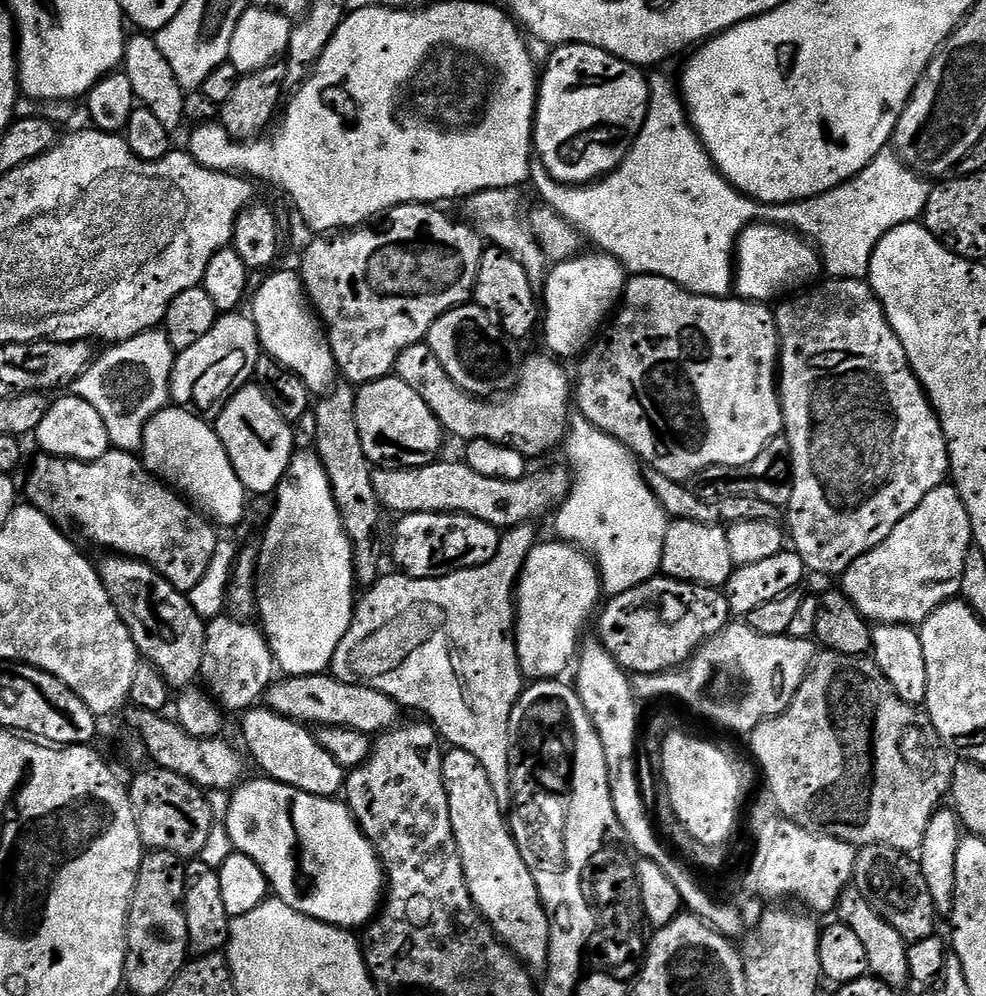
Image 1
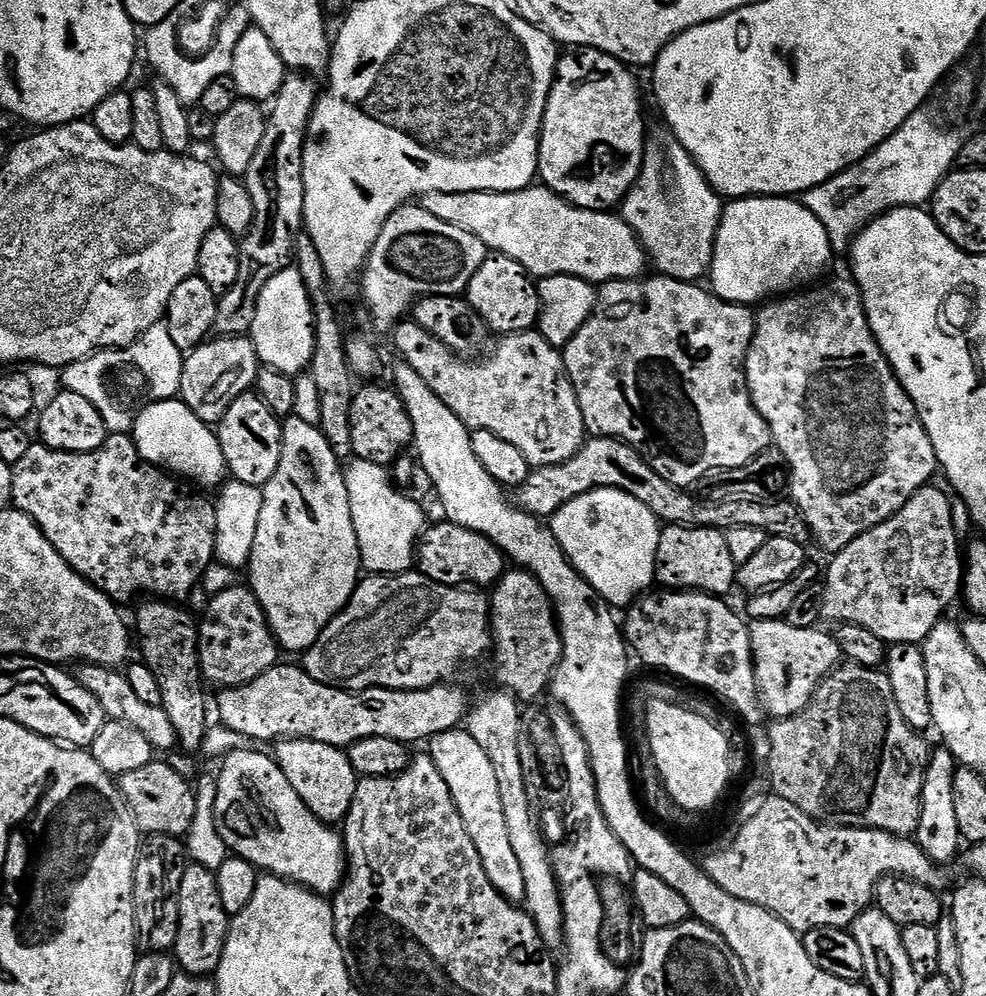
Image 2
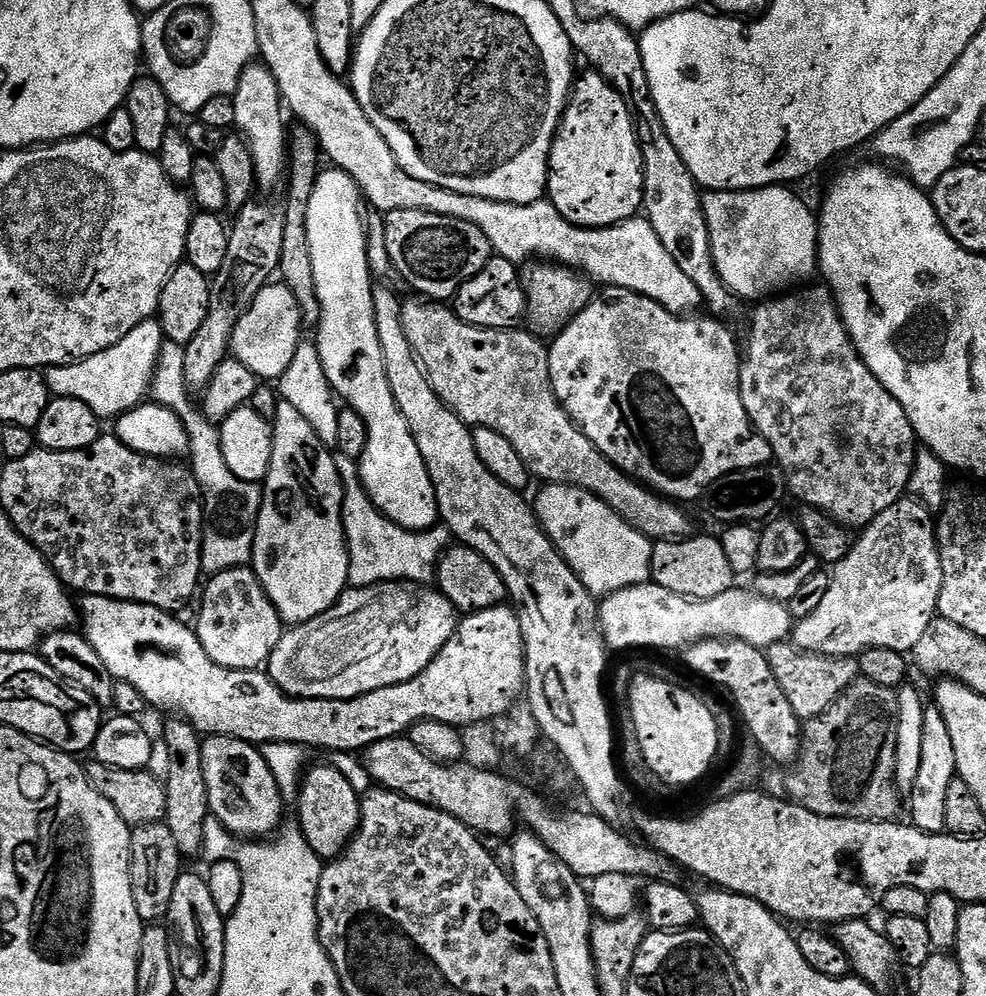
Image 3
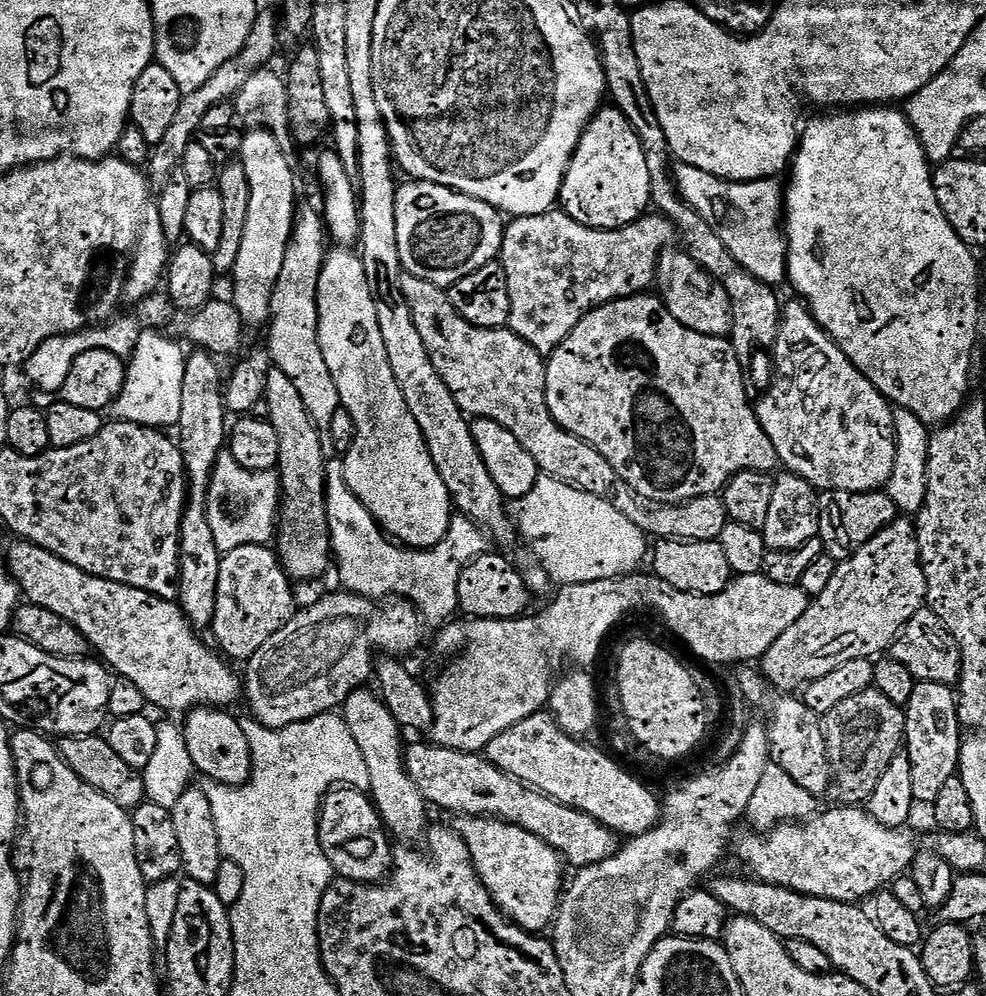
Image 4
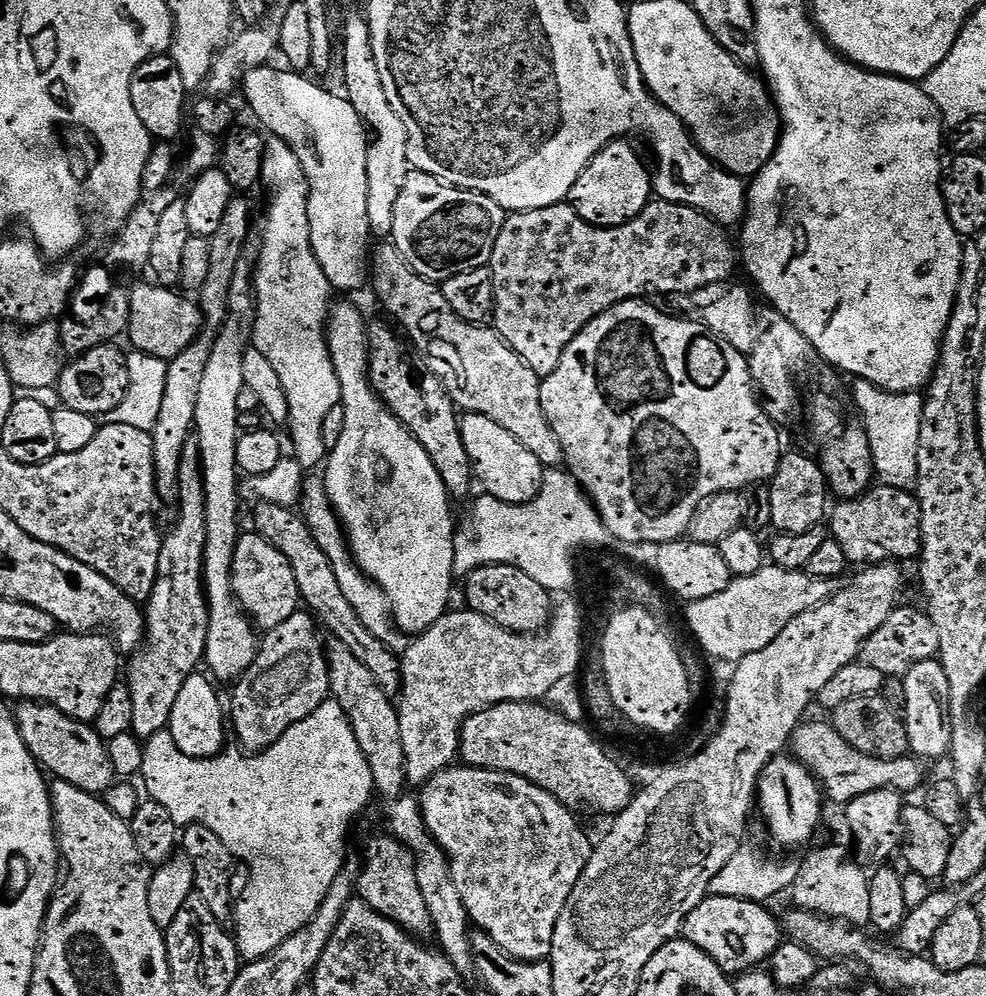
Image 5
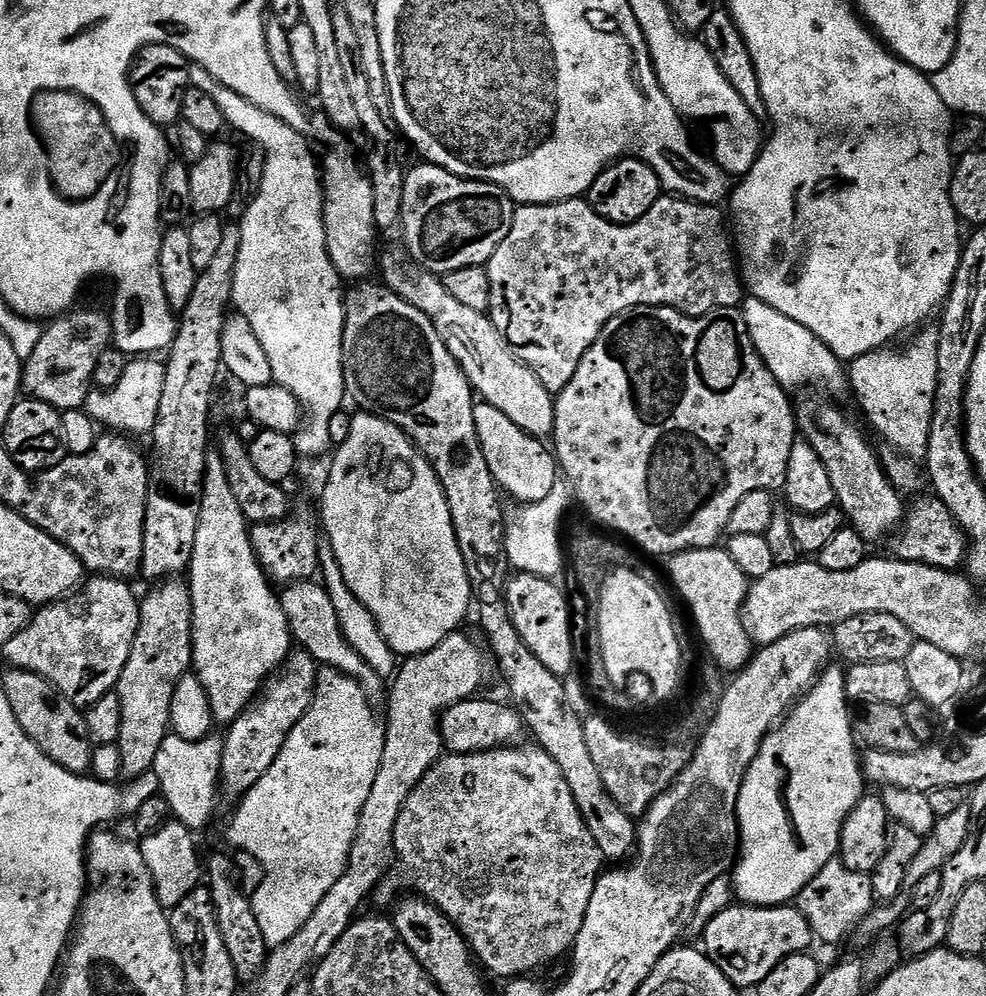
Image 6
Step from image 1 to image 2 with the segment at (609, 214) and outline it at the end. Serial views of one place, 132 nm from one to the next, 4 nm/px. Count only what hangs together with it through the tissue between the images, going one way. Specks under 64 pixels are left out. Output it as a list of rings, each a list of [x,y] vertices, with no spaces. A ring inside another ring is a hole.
[[[928,110],[915,112],[890,138],[883,140],[866,158],[851,164],[834,178],[803,193],[802,202],[826,226],[833,253],[847,253],[856,233],[889,208],[927,205],[945,176],[953,171],[960,155],[961,137],[943,132]],[[663,134],[657,140],[649,139],[647,141],[644,150],[644,165],[640,171],[640,176],[634,182],[634,186],[628,191],[628,197],[624,199],[622,205],[622,218],[632,229],[636,232],[636,237],[640,240],[640,245],[645,250],[645,253],[656,263],[655,271],[665,276],[672,276],[676,280],[687,280],[689,282],[699,281],[699,276],[707,277],[709,275],[712,266],[712,255],[714,254],[714,246],[716,245],[716,231],[720,225],[720,214],[722,211],[722,197],[720,193],[715,192],[711,184],[708,183],[708,179],[702,174],[702,170],[694,162],[694,158],[690,155],[687,150],[678,143],[676,137],[671,134]]]

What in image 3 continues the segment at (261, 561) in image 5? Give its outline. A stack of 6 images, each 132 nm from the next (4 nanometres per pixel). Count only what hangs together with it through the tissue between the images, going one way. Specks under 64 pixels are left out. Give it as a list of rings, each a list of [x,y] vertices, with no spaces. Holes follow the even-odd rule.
[[[251,567],[228,568],[213,575],[203,585],[199,604],[200,613],[194,621],[196,637],[202,642],[202,650],[206,650],[206,654],[210,654],[210,658],[214,658],[218,666],[226,666],[230,670],[260,670],[267,665],[270,654],[274,654],[274,646],[278,646],[278,642],[284,637],[286,625]]]

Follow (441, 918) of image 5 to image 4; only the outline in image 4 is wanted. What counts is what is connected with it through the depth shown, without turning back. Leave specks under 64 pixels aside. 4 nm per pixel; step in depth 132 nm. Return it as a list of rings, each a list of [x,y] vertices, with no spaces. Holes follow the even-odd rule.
[[[363,687],[352,692],[342,706],[342,715],[348,723],[350,734],[354,734],[354,742],[358,742],[358,750],[362,750],[362,758],[370,774],[367,791],[371,795],[373,806],[378,810],[380,821],[397,841],[400,839],[404,840],[400,842],[416,842],[412,840],[419,836],[421,839],[429,827],[430,808],[418,786],[414,786],[404,765],[406,740],[400,737],[402,729],[399,722],[390,714],[383,699],[375,691],[368,691],[367,687]]]

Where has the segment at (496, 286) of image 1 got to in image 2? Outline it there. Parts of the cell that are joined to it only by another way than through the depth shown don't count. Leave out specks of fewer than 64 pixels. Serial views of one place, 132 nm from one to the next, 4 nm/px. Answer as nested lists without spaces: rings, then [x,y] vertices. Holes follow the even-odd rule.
[[[492,252],[485,255],[482,266],[478,266],[474,278],[470,278],[466,289],[466,299],[468,304],[474,306],[474,310],[478,310],[480,317],[488,323],[489,329],[493,333],[500,332],[499,335],[501,337],[513,336],[519,332],[530,332],[539,325],[540,289],[537,281],[532,273],[526,270],[526,266],[514,262],[514,258],[510,258],[501,252]]]

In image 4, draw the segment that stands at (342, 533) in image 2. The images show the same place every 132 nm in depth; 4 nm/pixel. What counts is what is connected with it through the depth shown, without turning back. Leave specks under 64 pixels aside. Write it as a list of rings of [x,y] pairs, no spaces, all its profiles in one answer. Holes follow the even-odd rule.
[[[275,366],[268,368],[268,381],[263,399],[270,406],[268,421],[272,423],[274,431],[278,434],[278,450],[280,451],[280,463],[278,465],[280,491],[282,493],[282,519],[278,524],[280,562],[284,566],[284,571],[293,581],[316,580],[327,568],[330,568],[330,557],[332,556],[332,540],[328,536],[330,519],[330,513],[328,513],[328,472],[324,469],[326,444],[322,439],[322,433],[307,412],[306,404],[302,402],[302,394],[298,394],[294,382],[290,378],[286,378],[286,374],[282,374],[280,368]]]

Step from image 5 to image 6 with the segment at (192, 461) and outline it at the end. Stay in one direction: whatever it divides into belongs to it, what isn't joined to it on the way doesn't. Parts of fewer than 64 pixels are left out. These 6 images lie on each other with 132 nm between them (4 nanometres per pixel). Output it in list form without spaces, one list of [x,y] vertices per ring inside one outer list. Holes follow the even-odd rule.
[[[169,578],[157,583],[148,597],[140,600],[138,634],[130,646],[130,658],[114,691],[122,706],[122,730],[115,745],[121,756],[121,777],[136,780],[149,775],[162,742],[170,734],[170,702],[174,686],[189,675],[192,666],[192,595],[187,583]]]

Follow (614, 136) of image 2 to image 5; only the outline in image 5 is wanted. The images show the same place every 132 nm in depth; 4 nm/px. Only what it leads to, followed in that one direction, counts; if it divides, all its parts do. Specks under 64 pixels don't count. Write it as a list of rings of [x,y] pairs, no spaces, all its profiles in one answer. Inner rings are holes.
[[[621,138],[607,144],[599,154],[588,164],[588,169],[578,178],[578,182],[572,188],[570,197],[571,203],[576,209],[576,213],[586,222],[590,222],[599,228],[617,228],[629,222],[635,216],[641,216],[644,208],[654,196],[654,176],[644,165],[644,160],[628,145],[627,139]]]

